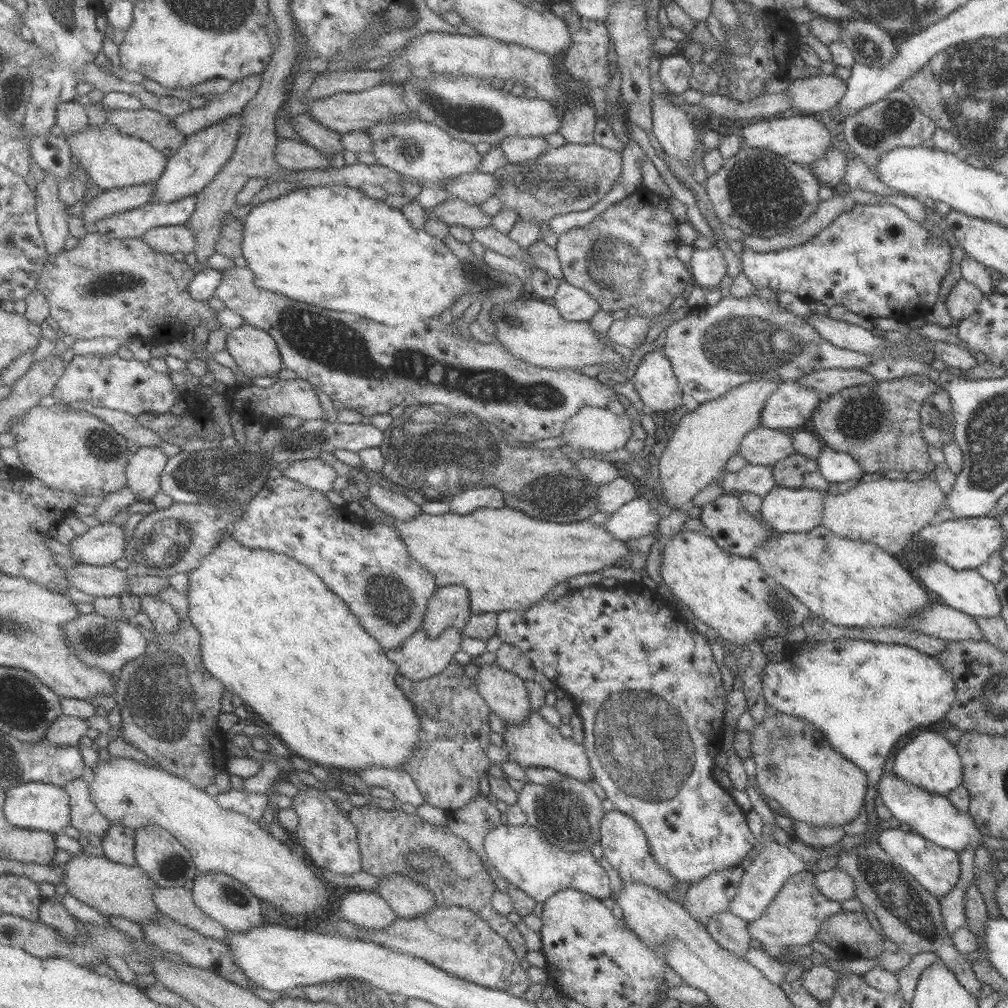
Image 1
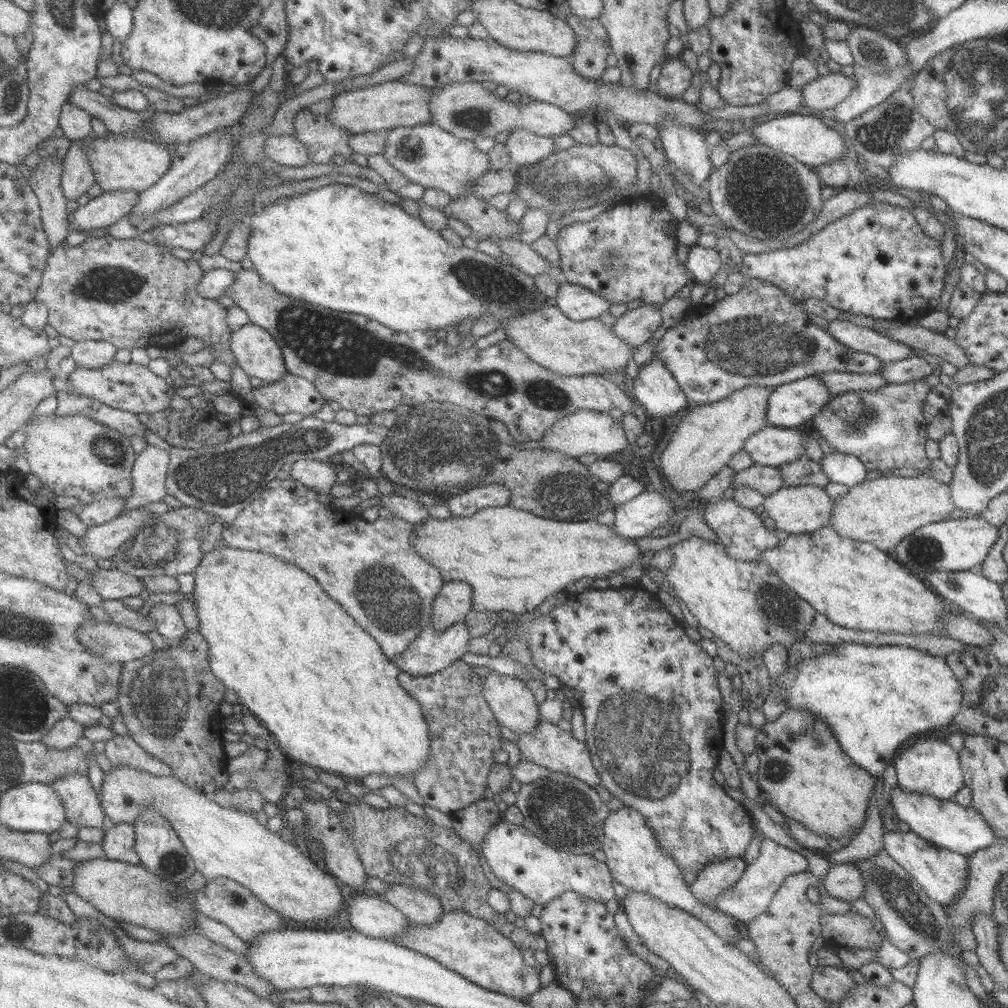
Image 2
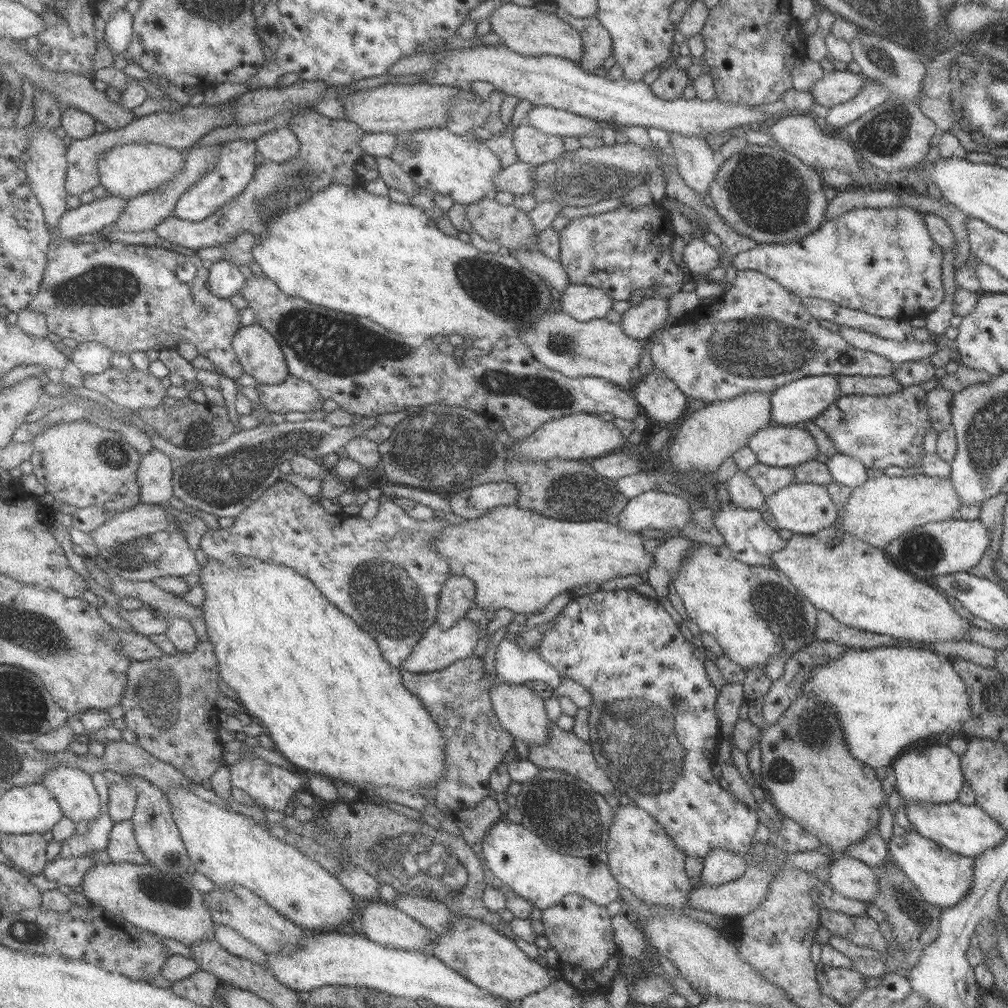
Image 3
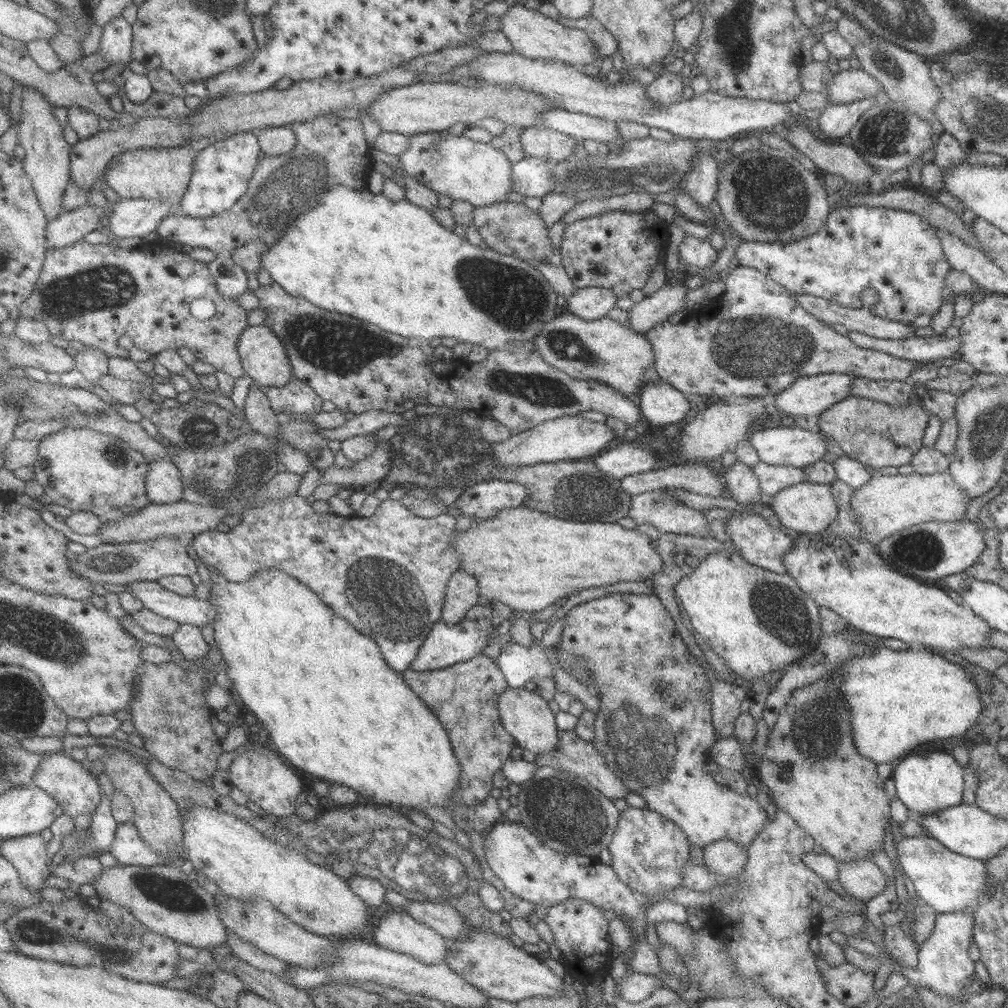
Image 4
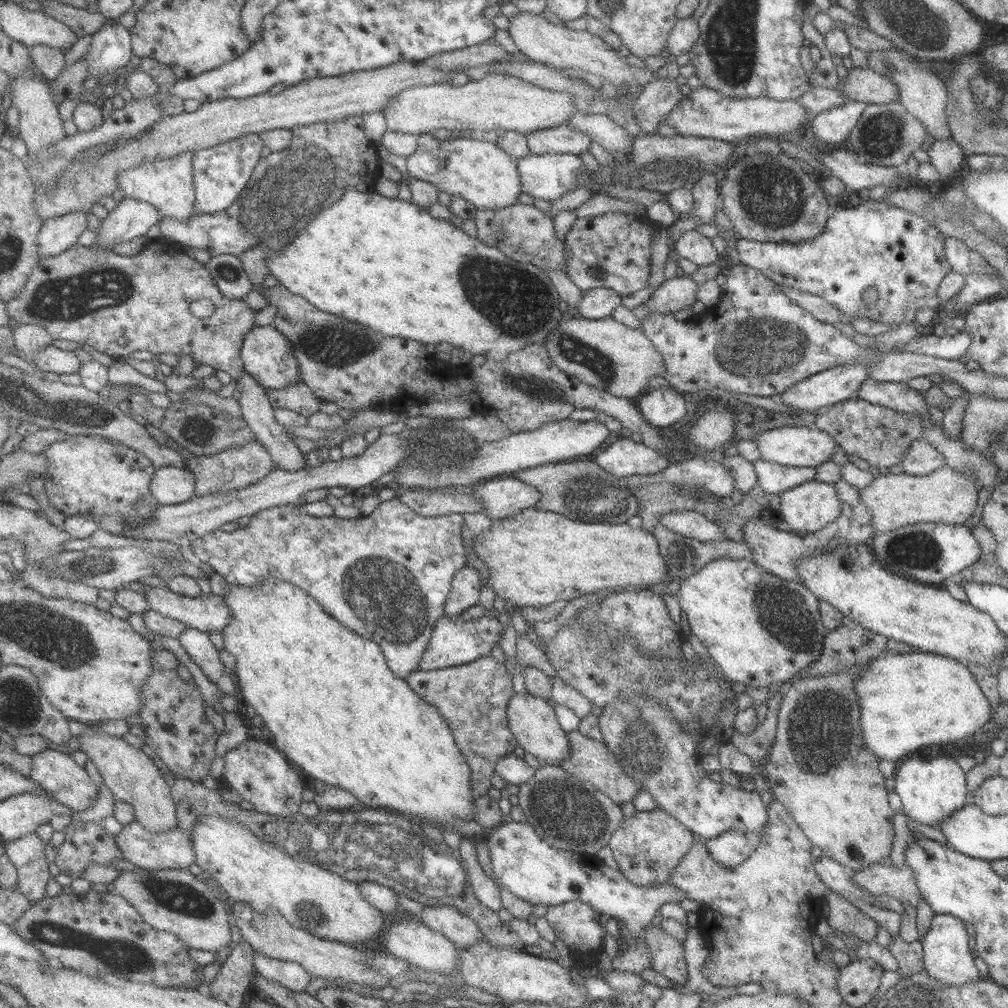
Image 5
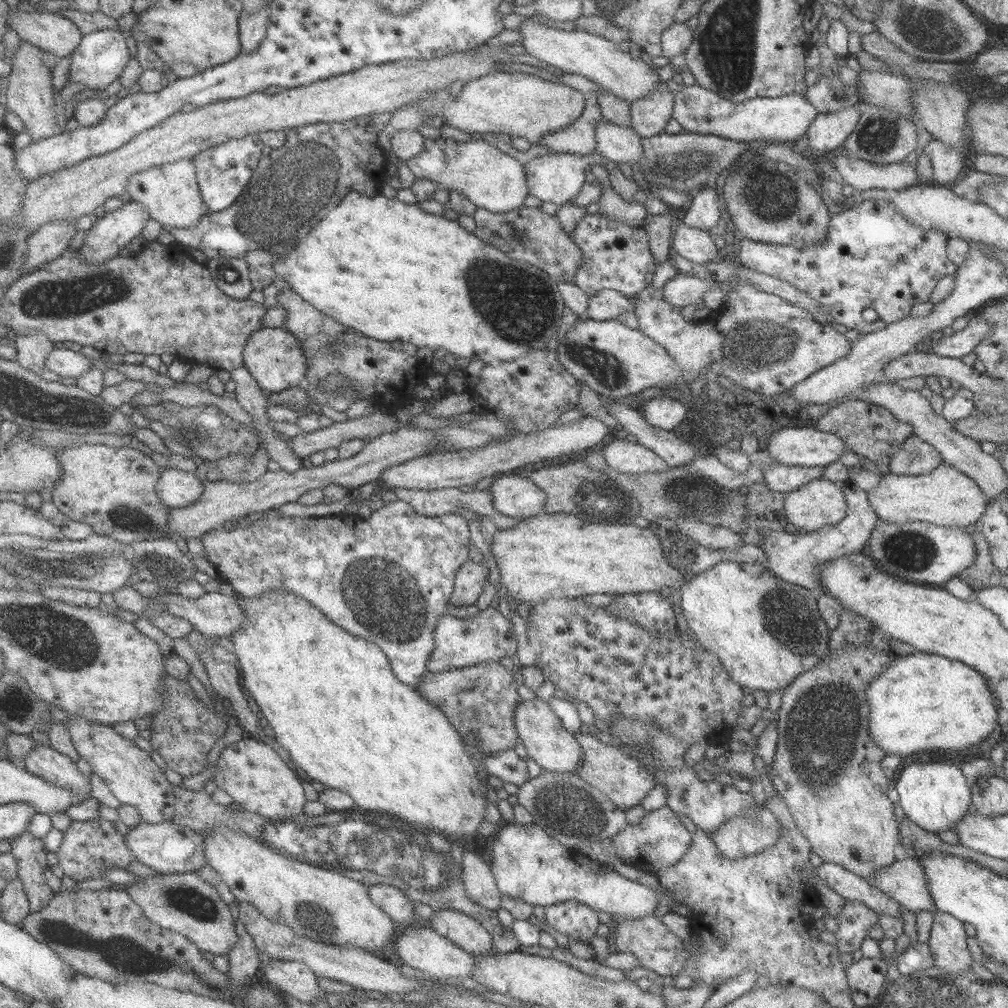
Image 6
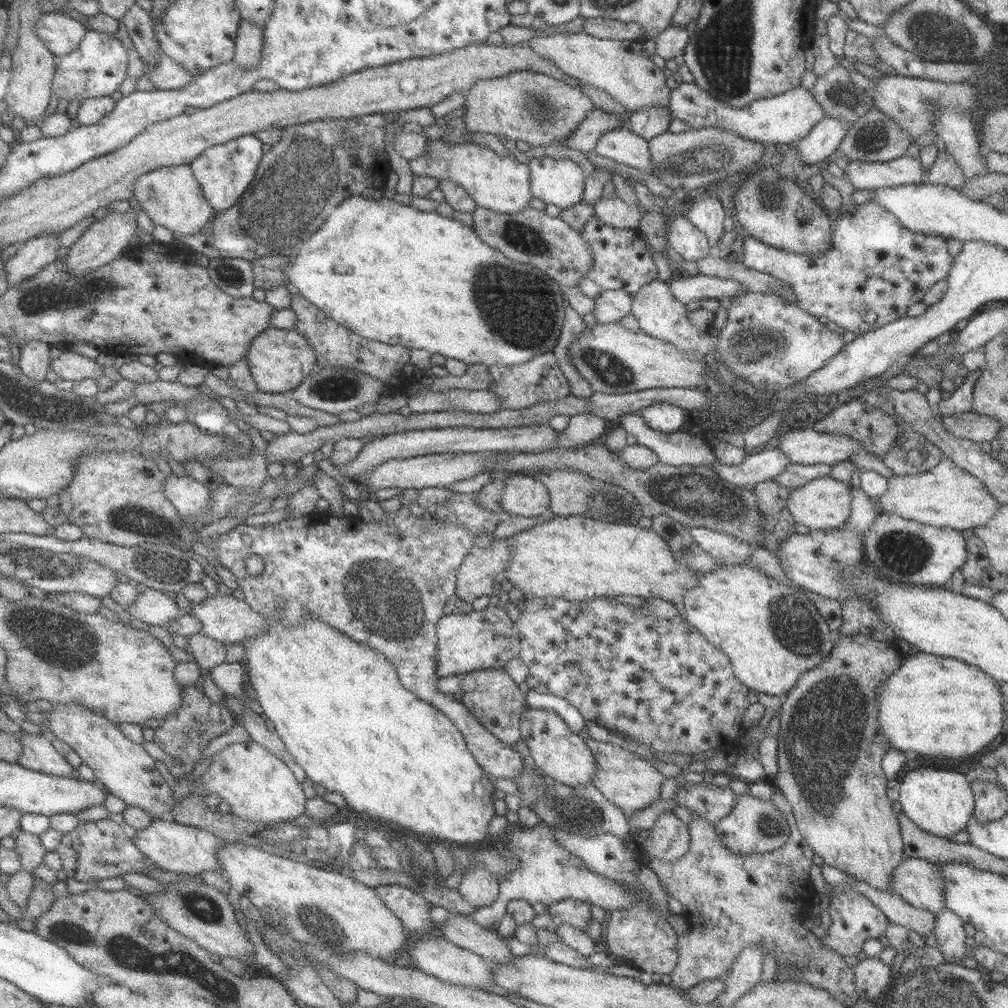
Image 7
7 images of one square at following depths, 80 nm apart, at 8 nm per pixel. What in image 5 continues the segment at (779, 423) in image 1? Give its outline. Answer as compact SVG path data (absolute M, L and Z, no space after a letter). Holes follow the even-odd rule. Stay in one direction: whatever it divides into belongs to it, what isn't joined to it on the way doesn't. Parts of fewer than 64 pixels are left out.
M860 362L836 366L792 384L780 394L780 398L785 406L815 412L849 399L867 378L866 366Z

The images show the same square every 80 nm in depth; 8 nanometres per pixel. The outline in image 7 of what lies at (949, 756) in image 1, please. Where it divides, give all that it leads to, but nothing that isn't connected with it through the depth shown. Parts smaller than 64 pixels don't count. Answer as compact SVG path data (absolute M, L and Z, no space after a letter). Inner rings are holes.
M915 768L900 774L897 784L898 798L902 813L922 831L949 839L963 830L967 819L972 816L974 798L969 779L961 772L945 768Z

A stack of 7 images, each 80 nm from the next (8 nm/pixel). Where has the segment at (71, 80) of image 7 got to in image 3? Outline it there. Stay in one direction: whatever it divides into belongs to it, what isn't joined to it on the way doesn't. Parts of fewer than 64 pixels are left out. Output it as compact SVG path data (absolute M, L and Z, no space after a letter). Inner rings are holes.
M127 8L112 13L111 20L107 21L105 40L109 42L113 54L124 55L135 36L134 16Z

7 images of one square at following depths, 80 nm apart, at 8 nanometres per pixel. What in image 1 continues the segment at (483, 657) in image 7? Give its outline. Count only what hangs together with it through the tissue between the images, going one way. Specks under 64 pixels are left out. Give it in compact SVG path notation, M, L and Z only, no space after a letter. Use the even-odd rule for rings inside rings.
M447 628L431 640L423 629L411 633L400 645L384 651L387 660L395 663L398 674L409 680L421 680L439 674L459 651L461 633Z

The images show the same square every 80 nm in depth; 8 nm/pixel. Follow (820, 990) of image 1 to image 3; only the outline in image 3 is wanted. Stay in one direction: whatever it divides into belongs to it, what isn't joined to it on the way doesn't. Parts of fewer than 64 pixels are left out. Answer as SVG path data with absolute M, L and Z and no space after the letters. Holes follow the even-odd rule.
M819 962L814 964L814 968L821 994L843 1006L847 1006L866 988L863 976L855 970L831 968Z

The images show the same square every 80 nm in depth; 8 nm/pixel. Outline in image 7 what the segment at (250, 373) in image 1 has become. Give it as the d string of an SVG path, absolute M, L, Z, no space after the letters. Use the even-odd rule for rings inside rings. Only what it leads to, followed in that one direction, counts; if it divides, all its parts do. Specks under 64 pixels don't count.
M270 326L250 340L244 358L256 387L261 392L291 391L298 387L316 366L315 355L303 336L294 329L279 329Z

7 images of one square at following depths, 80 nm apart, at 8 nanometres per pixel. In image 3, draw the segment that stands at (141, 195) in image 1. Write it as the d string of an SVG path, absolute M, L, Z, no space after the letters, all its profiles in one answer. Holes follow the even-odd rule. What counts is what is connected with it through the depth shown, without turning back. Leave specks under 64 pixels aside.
M108 194L79 208L69 209L60 220L62 236L59 238L73 241L82 234L105 233L115 227L127 205L128 198Z

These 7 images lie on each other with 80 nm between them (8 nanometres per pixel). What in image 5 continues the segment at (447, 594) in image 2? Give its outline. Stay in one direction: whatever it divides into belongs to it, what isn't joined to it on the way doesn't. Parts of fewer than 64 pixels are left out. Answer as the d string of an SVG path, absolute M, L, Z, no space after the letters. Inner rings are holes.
M470 566L461 567L451 577L449 594L444 602L445 617L455 619L470 606L477 604L478 572Z

